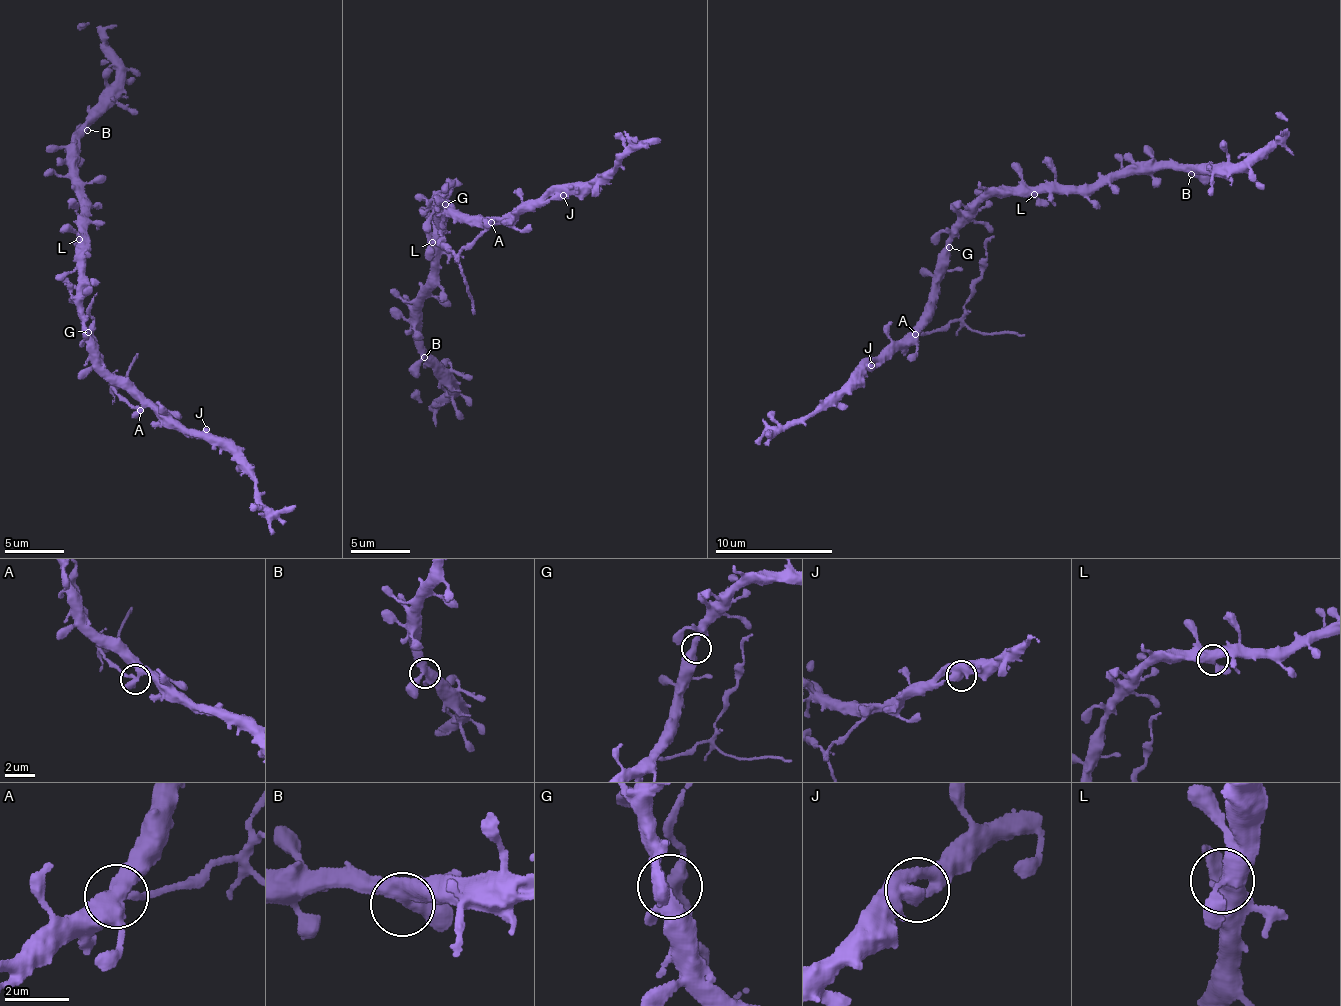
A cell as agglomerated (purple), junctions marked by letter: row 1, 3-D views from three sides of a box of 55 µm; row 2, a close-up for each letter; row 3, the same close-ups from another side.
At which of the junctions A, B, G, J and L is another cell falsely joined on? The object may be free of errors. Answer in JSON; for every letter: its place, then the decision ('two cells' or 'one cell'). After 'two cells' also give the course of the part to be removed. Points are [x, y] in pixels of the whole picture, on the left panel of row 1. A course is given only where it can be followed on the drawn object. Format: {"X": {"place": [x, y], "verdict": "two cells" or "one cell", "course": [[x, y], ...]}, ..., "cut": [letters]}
{"A": {"place": [140, 410], "verdict": "two cells", "course": [[141, 410], [118, 395], [93, 340], [90, 305], [97, 294]]}, "B": {"place": [87, 130], "verdict": "one cell"}, "G": {"place": [88, 332], "verdict": "one cell"}, "J": {"place": [206, 429], "verdict": "one cell"}, "L": {"place": [79, 239], "verdict": "one cell"}, "cut": ["A"]}

